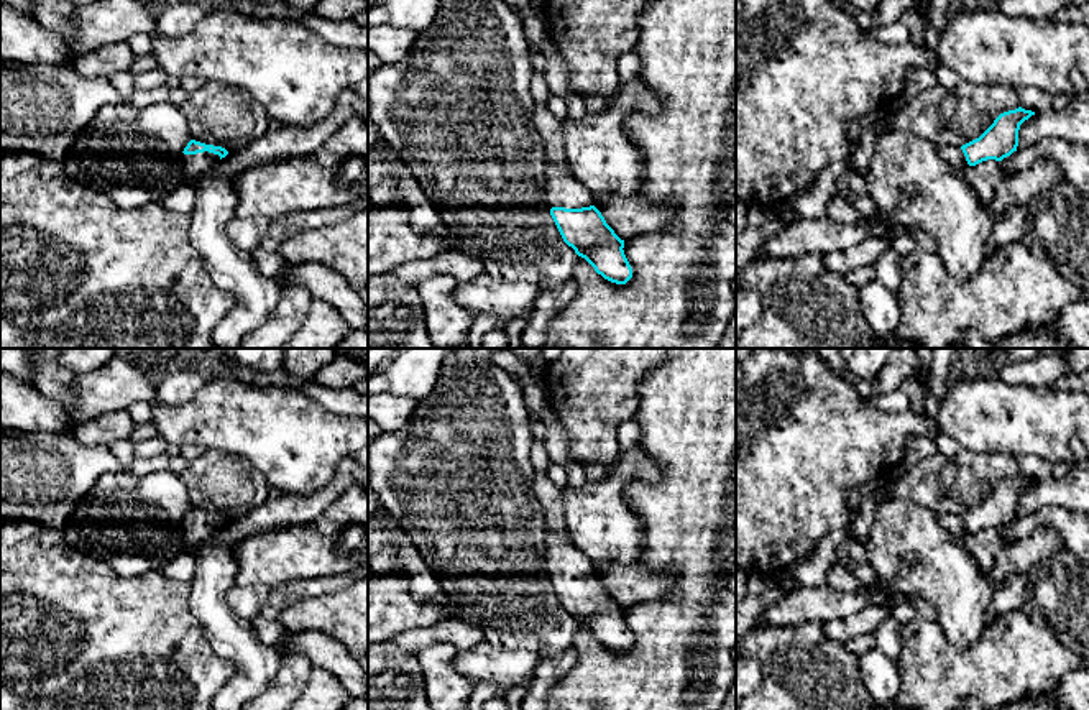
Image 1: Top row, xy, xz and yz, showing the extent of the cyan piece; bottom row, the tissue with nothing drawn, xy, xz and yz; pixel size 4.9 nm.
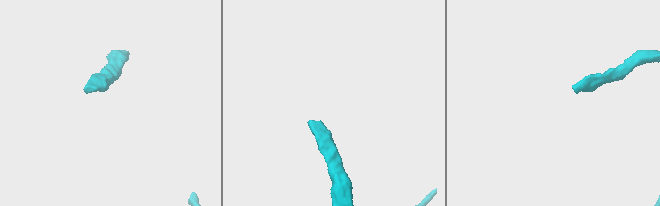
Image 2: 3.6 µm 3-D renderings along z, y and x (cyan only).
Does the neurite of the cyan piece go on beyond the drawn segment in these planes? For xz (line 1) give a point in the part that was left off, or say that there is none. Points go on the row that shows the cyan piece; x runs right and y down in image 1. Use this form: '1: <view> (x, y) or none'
1: xz (562, 189)

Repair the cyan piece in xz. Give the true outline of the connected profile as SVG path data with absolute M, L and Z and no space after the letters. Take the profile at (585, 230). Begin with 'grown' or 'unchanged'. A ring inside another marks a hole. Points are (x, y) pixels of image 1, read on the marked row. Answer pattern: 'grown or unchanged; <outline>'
grown; M547 166L547 202L563 242L585 258L604 279L626 284L632 268L624 255L624 240L606 224L593 197L570 169Z

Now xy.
grown; M191 140L182 151L184 182L195 184L227 154L222 146Z

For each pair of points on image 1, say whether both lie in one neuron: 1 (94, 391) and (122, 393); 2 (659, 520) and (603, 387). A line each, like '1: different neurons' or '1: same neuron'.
1: same neuron
2: different neurons

